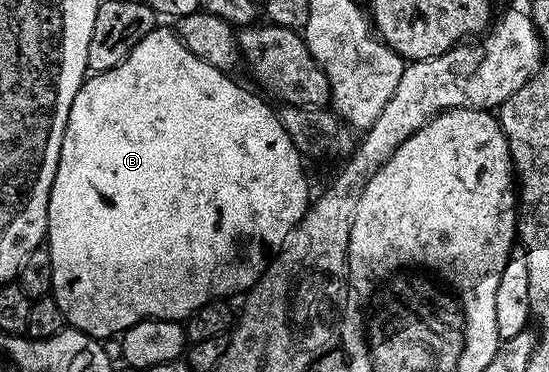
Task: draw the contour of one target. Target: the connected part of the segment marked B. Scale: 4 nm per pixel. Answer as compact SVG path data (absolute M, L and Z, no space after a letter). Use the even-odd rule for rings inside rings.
M172 29L151 31L134 45L132 52L117 67L85 78L74 97L74 105L70 105L70 117L66 121L60 160L48 202L46 246L52 262L50 294L58 301L69 328L108 341L111 335L119 336L144 319L187 320L209 300L220 301L228 297L224 295L251 289L260 280L266 261L275 256L288 240L289 233L299 225L310 202L308 179L304 176L305 160L294 141L290 141L290 133L286 133L274 107L272 111L273 104L267 98L259 99L254 92L239 87L232 78L231 74L194 57Z

